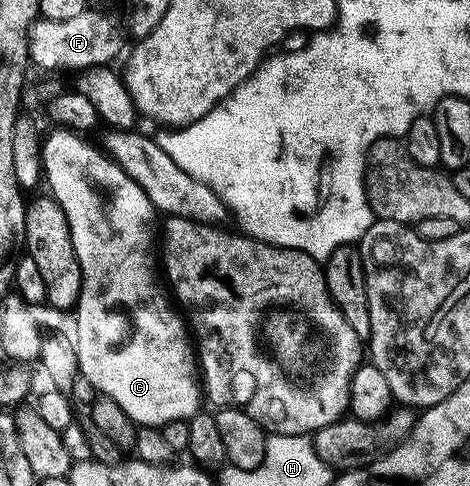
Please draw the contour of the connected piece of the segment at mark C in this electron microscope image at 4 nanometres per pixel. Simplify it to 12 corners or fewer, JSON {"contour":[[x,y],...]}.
{"contour":[[81,133],[42,140],[80,263],[79,375],[137,426],[202,377],[158,212]]}

